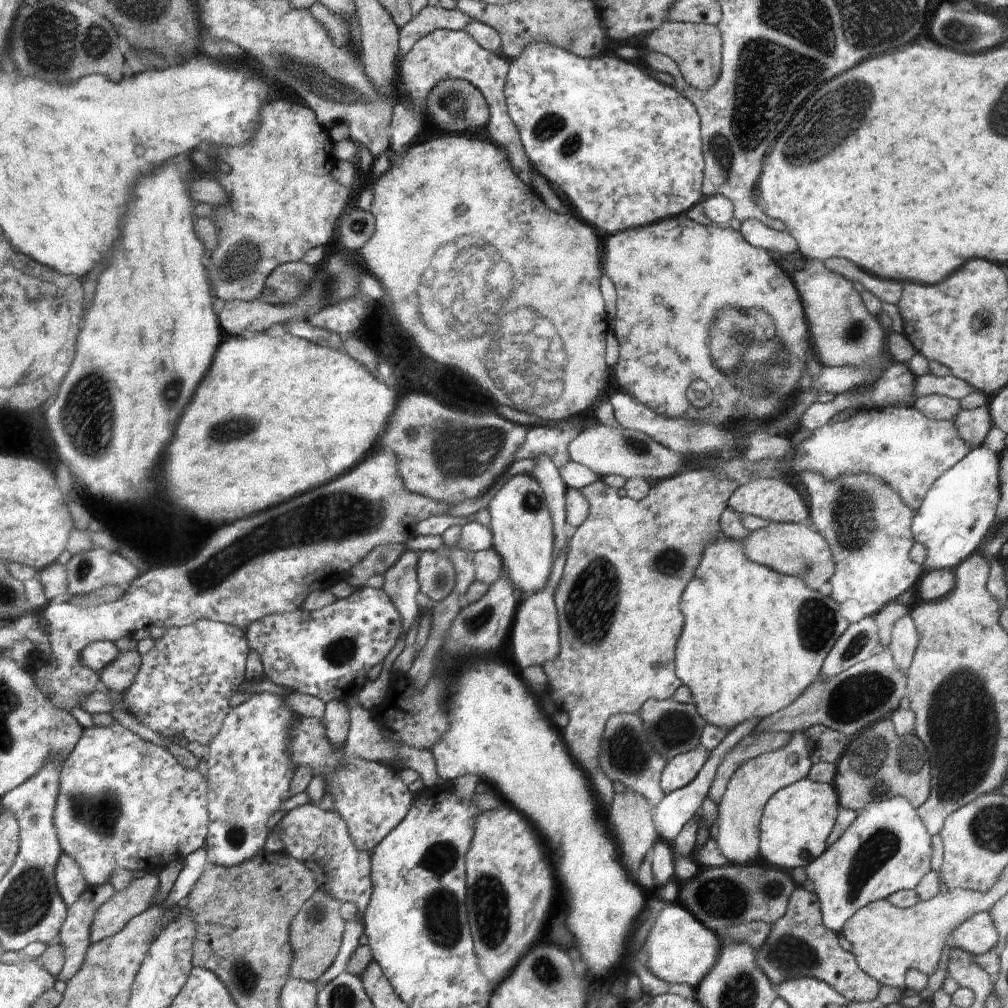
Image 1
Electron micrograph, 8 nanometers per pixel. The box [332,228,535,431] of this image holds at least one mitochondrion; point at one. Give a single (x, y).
(498, 298)

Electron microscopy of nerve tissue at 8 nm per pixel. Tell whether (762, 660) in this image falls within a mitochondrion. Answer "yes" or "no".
no

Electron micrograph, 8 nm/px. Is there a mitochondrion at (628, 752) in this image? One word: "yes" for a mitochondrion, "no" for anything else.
yes

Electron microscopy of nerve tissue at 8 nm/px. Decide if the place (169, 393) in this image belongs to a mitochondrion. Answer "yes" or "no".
yes

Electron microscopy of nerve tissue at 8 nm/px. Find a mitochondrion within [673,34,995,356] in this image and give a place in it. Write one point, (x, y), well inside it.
(834, 116)

